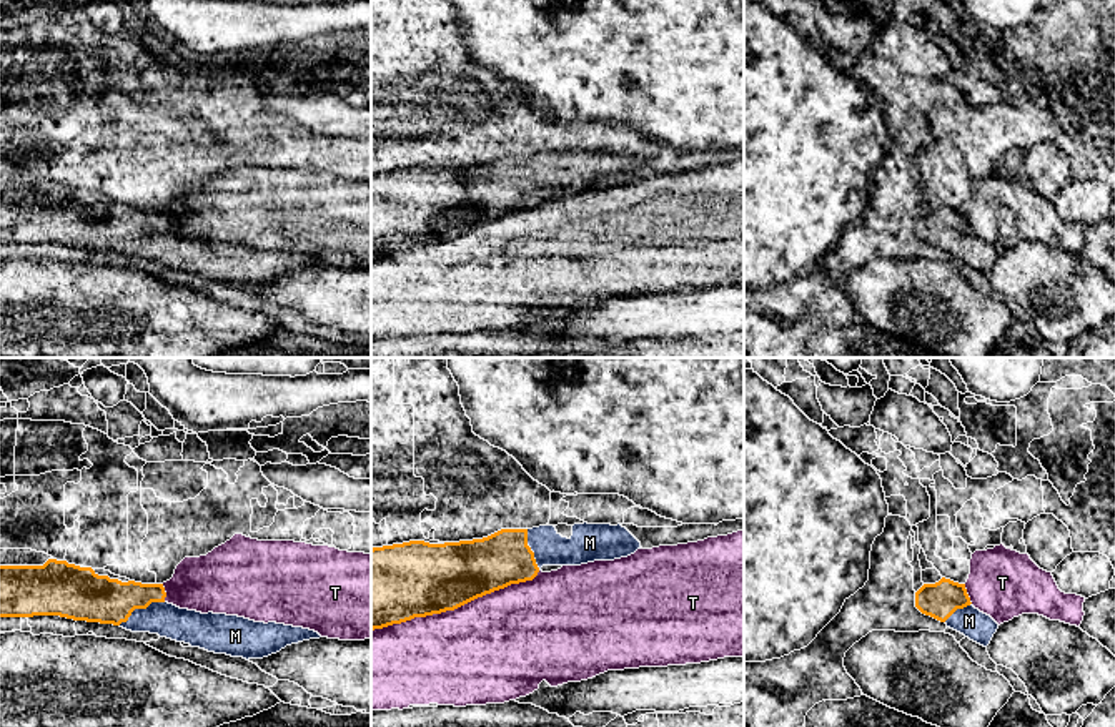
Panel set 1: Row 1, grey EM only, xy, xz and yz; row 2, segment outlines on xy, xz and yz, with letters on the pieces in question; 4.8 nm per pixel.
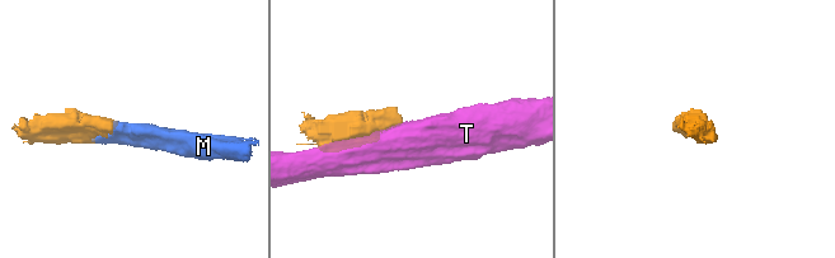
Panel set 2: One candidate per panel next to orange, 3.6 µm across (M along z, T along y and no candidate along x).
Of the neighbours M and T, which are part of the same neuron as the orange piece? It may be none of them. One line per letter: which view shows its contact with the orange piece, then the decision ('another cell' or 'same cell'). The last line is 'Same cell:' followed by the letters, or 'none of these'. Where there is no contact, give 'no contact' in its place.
M: contact in xy; same cell
T: contact in xz; another cell
Same cell: M

